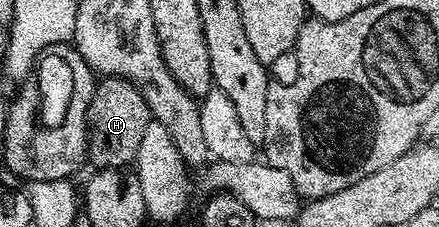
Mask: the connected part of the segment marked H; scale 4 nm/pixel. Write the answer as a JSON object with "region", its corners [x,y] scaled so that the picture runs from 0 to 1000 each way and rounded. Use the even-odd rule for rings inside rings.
{"region":[[[230,335],[219,361],[210,454],[200,476],[200,687],[219,744],[280,744],[298,731],[314,683],[323,595],[349,529],[333,436],[303,361],[278,339]]]}

